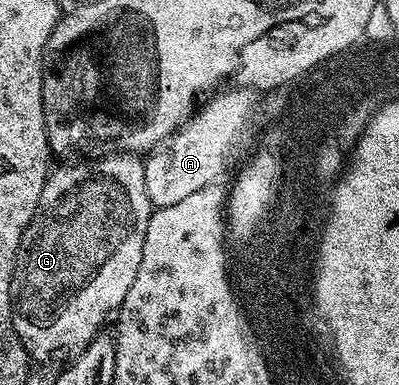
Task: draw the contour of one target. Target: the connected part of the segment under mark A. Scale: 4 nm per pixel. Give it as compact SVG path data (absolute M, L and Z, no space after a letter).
M247 88L228 90L231 91L212 95L210 101L204 107L202 105L163 147L156 149L144 161L145 186L152 207L171 206L189 198L207 184L216 183L225 169L252 151L257 138L252 91Z

